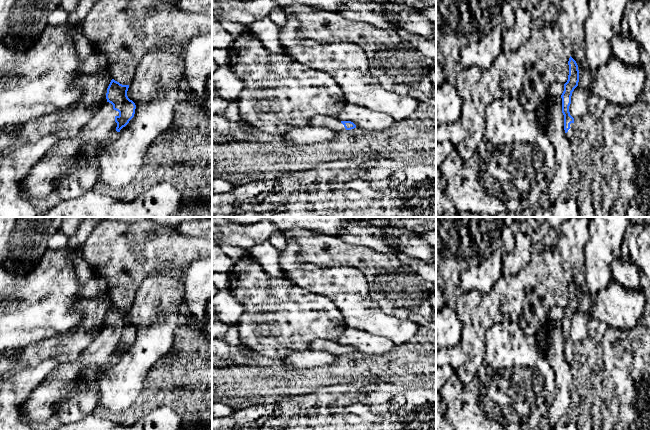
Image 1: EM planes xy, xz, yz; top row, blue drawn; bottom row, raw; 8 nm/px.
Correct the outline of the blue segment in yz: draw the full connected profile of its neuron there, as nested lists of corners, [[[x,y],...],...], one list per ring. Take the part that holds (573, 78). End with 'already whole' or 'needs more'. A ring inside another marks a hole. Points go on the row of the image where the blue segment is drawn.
[[[570,56],[568,80],[564,84],[562,98],[562,113],[564,115],[564,130],[566,137],[571,140],[574,134],[574,118],[570,115],[569,106],[571,104],[571,96],[574,89],[578,86],[579,70],[576,61]]] | needs more

